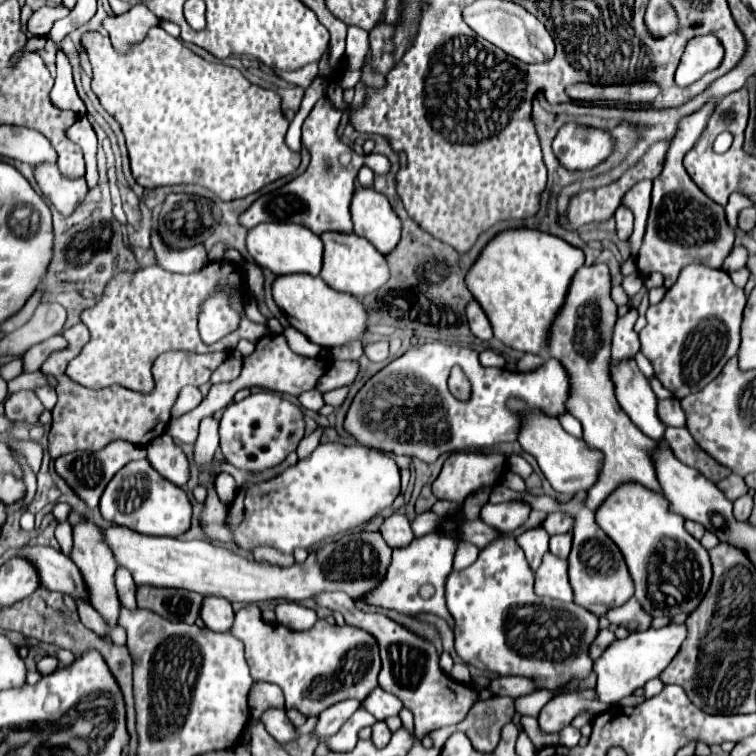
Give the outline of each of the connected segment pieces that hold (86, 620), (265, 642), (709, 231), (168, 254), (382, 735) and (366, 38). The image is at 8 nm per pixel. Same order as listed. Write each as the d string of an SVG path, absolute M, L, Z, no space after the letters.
M82 597L76 599L76 607L78 607L80 621L82 621L90 631L94 631L96 635L102 635L102 619L100 619L100 613L98 613L92 605L86 605L86 599L82 599Z
M246 605L236 613L232 635L246 645L246 659L252 677L256 681L276 683L284 691L286 709L298 709L306 717L320 715L324 709L344 699L362 701L364 695L378 685L378 641L364 629L330 625L320 619L312 631L290 631L280 623L262 621L258 605Z
M708 103L698 113L680 121L680 129L672 139L672 147L668 149L664 171L654 179L652 189L652 209L648 217L648 227L644 235L644 243L640 247L636 265L640 275L650 275L654 271L664 275L664 287L672 287L678 279L678 273L688 263L704 263L714 269L722 269L724 259L734 247L736 233L726 221L724 207L706 197L698 185L686 173L682 159L692 149L700 133L706 129L706 123L712 113L712 103Z
M152 227L152 249L156 253L158 265L170 273L192 273L200 269L204 261L208 261L202 243L188 249L170 249L160 237L158 227Z
M378 721L374 727L372 727L372 741L376 747L384 747L392 737L392 731L388 729L388 725L384 721Z
M348 27L344 63L348 69L362 69L370 51L370 35L360 27Z

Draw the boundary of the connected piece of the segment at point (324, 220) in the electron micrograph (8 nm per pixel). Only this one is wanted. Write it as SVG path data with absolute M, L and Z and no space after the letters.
M322 97L302 125L302 145L312 149L312 163L304 175L286 183L270 195L262 195L256 199L246 213L240 215L240 223L244 227L256 227L264 221L276 223L298 223L314 231L316 235L336 231L336 233L352 233L350 219L350 203L354 195L354 177L360 167L366 165L366 157L358 155L352 147L342 143L338 137L338 125L342 119L342 111L336 109L328 97Z

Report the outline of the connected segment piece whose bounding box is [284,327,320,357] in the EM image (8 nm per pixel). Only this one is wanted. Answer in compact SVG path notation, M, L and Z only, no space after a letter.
M288 327L288 329L284 331L284 335L286 335L288 345L292 347L292 351L296 351L296 353L300 353L300 355L308 355L308 357L318 357L320 347L314 345L314 343L310 343L308 337L304 337L304 335L302 335L300 331L296 331L294 327Z

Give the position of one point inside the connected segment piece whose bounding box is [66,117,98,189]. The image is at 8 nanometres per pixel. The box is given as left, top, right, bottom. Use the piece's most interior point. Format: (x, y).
(81, 133)

